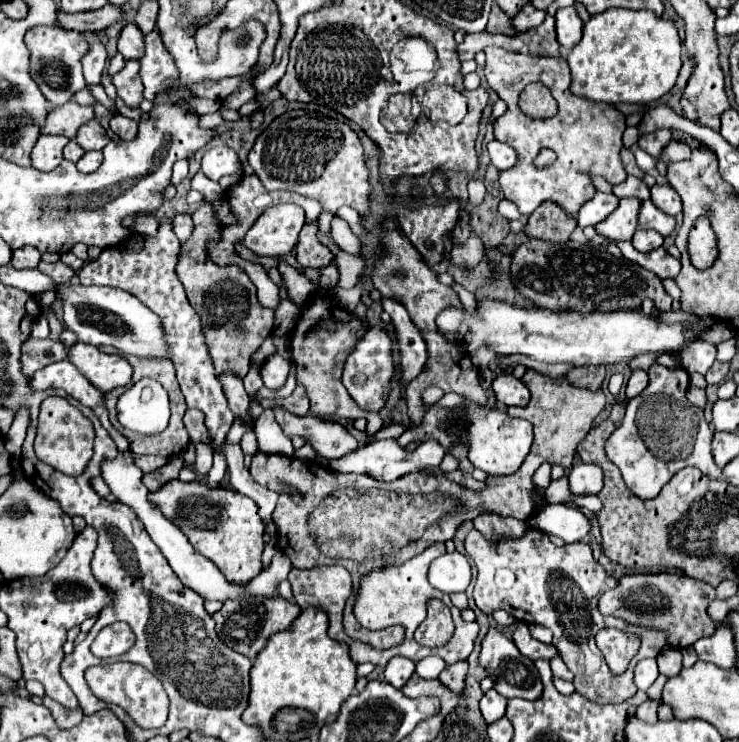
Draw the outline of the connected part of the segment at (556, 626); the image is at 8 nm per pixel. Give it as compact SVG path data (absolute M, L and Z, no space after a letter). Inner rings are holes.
M472 529L470 535L466 537L466 553L472 557L478 569L478 577L474 585L476 607L486 615L494 613L496 609L506 609L518 621L538 623L552 629L554 647L558 649L558 655L568 665L568 669L574 673L576 691L594 703L606 705L606 703L622 703L630 699L636 693L636 685L632 681L632 671L636 663L646 657L658 657L658 653L668 645L666 631L628 625L630 631L642 637L640 651L630 663L626 675L618 675L618 679L610 675L610 669L606 667L602 653L594 643L594 635L604 625L610 625L610 619L606 619L598 611L598 599L604 591L614 589L618 585L618 579L608 575L606 569L598 561L594 561L592 549L584 541L556 547L540 531L528 529L528 533L520 539L506 539L494 545L482 539L482 535ZM588 651L596 653L602 663L592 677L586 677L586 671L584 671L584 661Z

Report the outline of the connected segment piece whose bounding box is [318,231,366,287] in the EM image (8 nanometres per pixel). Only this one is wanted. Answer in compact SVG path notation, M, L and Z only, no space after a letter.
M318 231L318 241L320 241L322 245L326 245L326 247L334 253L334 259L336 259L336 265L338 265L338 271L340 271L340 281L338 281L338 285L340 285L340 287L352 287L352 285L356 285L356 277L358 277L365 268L366 260L361 256L348 255L348 253L344 253L344 251L340 251L340 249L334 245L332 237L330 237L330 235L324 235L324 233L320 233L320 231Z

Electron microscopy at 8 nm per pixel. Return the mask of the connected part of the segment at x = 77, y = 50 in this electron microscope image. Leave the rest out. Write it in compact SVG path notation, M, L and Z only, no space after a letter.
M30 27L24 35L24 43L30 49L30 77L38 83L42 95L54 103L64 105L72 99L72 95L86 87L82 75L82 57L88 53L88 41L84 33L78 31L62 31L56 27Z

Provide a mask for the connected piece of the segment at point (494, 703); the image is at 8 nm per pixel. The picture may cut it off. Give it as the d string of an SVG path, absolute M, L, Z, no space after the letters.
M490 689L484 693L482 701L480 701L480 711L486 719L486 723L494 723L496 719L504 717L506 715L506 697L502 697L498 691Z

